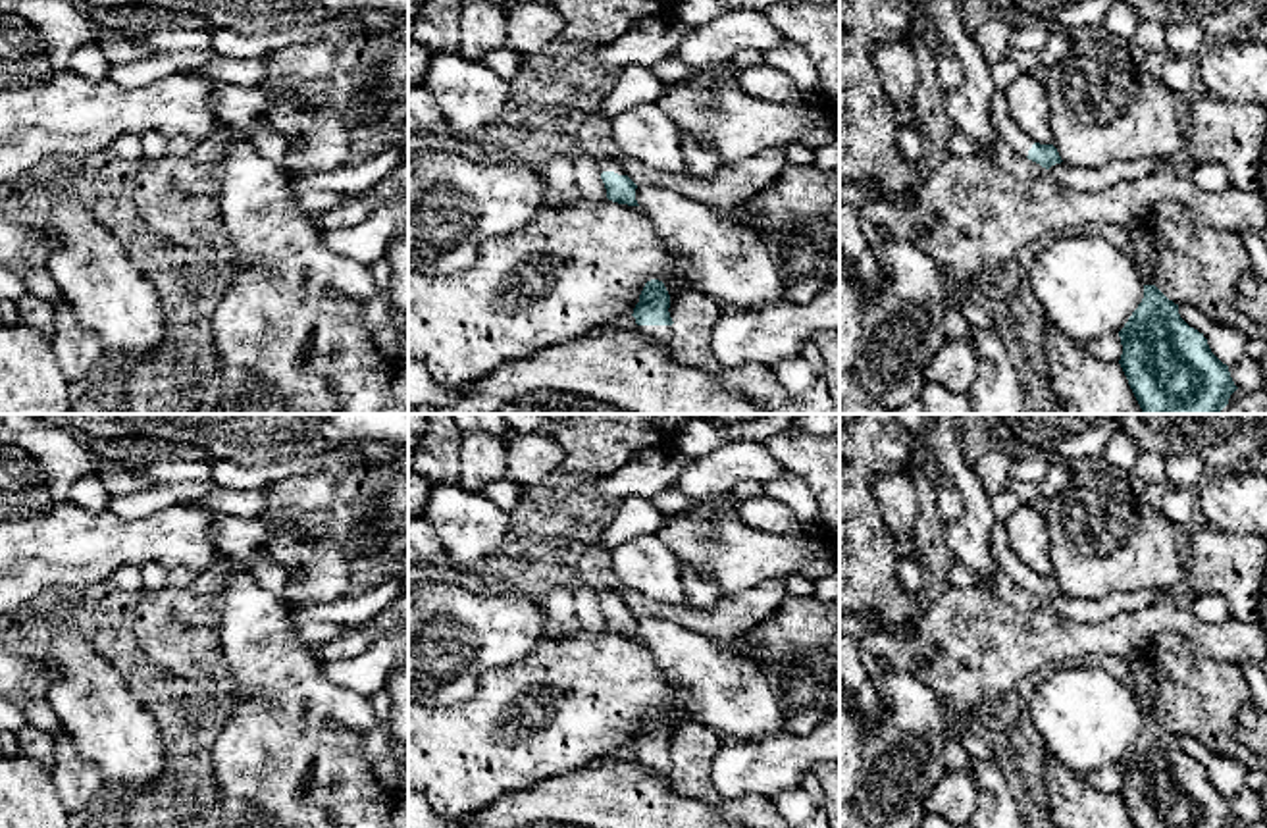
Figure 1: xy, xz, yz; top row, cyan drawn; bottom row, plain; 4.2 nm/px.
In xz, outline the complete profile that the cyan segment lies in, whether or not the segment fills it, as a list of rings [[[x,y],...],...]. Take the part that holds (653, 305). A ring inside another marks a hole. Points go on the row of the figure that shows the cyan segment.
[[[662,281],[645,283],[639,302],[634,308],[637,331],[660,347],[668,347],[672,339],[670,295]]]

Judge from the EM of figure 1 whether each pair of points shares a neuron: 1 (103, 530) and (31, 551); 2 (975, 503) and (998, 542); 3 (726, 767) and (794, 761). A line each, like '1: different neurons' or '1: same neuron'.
1: same neuron
2: different neurons
3: same neuron

